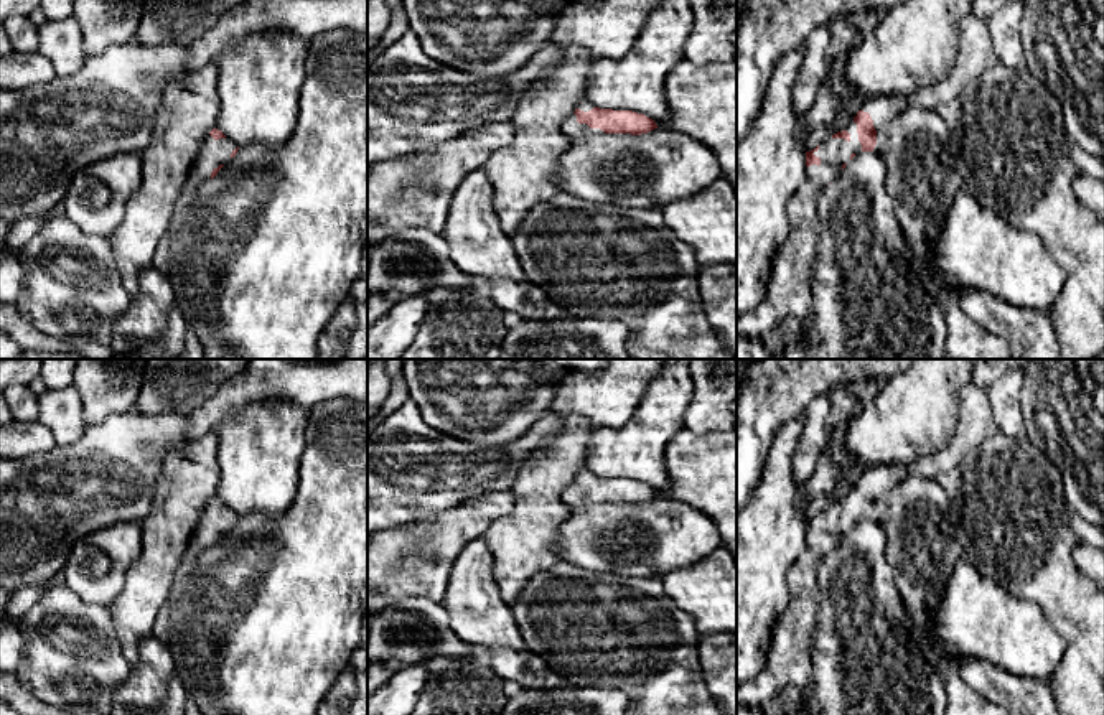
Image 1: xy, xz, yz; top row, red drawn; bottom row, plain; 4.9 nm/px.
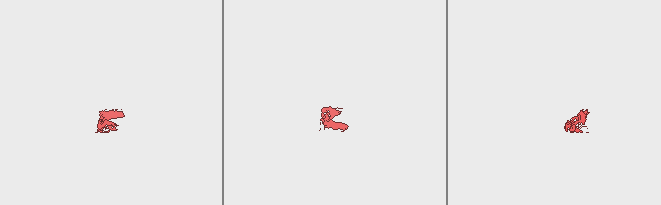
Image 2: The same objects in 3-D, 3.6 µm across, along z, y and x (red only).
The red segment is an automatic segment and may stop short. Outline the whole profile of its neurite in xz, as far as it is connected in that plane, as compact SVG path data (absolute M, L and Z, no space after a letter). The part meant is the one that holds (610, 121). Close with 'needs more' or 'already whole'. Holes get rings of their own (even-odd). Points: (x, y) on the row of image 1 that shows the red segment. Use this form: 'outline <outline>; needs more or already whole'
outline M587 99L562 124L562 133L573 142L587 142L603 133L641 135L657 129L656 122L633 110L600 109Z; needs more

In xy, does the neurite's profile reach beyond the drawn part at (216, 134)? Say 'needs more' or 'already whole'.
needs more

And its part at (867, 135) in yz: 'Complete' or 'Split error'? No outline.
Split error

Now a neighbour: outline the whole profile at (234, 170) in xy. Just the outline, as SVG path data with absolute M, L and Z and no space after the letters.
M334 28L308 38L305 82L298 99L297 132L278 148L264 152L259 145L242 145L213 180L203 181L194 194L193 214L173 239L168 277L176 306L183 308L189 331L204 349L204 359L316 359L318 343L336 308L349 297L359 277L361 254L367 242L367 35Z

